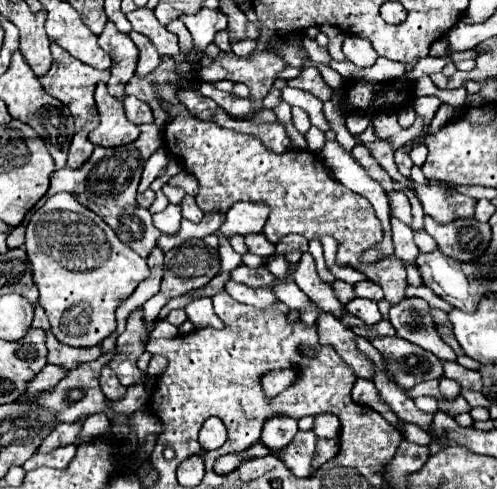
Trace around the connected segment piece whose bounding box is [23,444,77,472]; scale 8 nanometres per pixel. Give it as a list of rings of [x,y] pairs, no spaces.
[[[69,444],[69,446],[63,446],[63,448],[57,448],[49,454],[33,454],[25,464],[23,464],[23,470],[29,472],[29,470],[35,470],[39,466],[49,466],[49,468],[67,468],[71,464],[71,460],[75,458],[75,452],[77,452],[77,446],[75,444]]]

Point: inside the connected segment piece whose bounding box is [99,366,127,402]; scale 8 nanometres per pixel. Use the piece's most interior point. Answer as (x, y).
(111, 387)

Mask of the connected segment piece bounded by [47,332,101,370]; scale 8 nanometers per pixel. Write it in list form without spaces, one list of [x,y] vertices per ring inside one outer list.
[[[47,332],[47,350],[49,350],[49,362],[63,366],[67,370],[77,368],[83,362],[97,360],[101,356],[101,348],[91,346],[91,348],[75,348],[59,342],[51,332]]]

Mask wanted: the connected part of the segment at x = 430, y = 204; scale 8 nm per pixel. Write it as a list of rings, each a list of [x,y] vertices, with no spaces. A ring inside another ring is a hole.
[[[411,180],[411,186],[415,190],[415,196],[423,204],[425,214],[433,216],[437,222],[451,222],[455,218],[465,218],[473,216],[475,212],[475,198],[469,198],[461,194],[455,186],[441,182],[441,180],[431,180],[427,184],[417,184]]]

